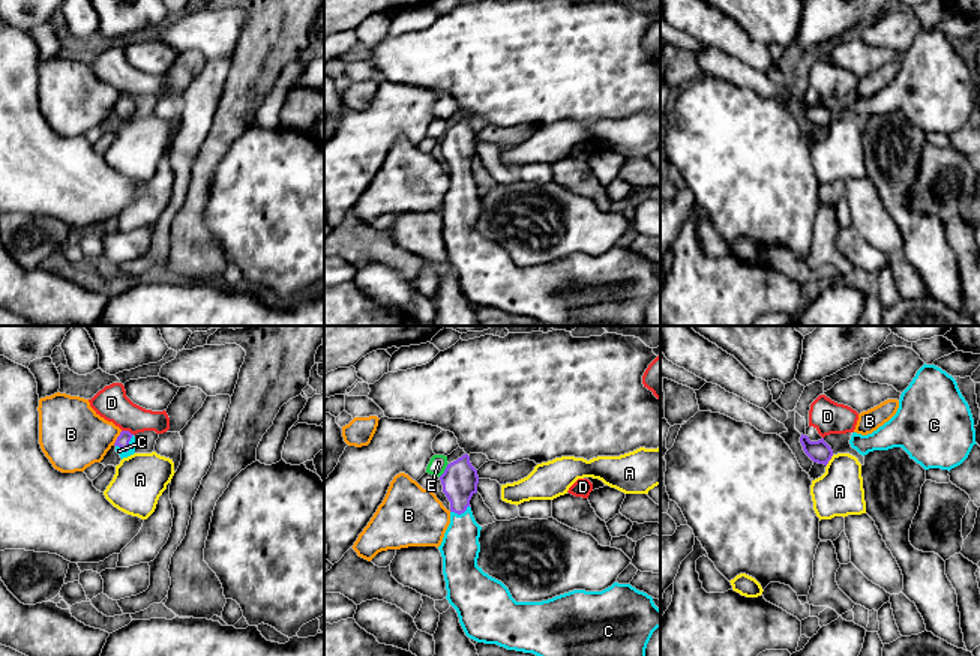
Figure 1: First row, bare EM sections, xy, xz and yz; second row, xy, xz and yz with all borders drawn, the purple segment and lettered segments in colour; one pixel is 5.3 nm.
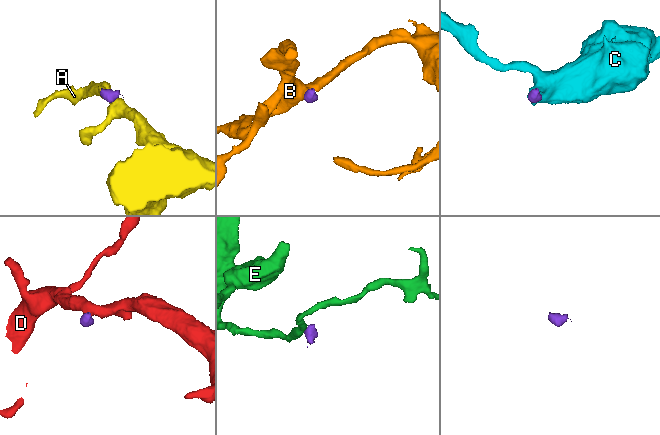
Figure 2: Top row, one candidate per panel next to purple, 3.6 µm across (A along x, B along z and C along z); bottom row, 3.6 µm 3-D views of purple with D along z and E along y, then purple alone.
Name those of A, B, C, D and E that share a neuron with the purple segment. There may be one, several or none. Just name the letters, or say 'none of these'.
C

